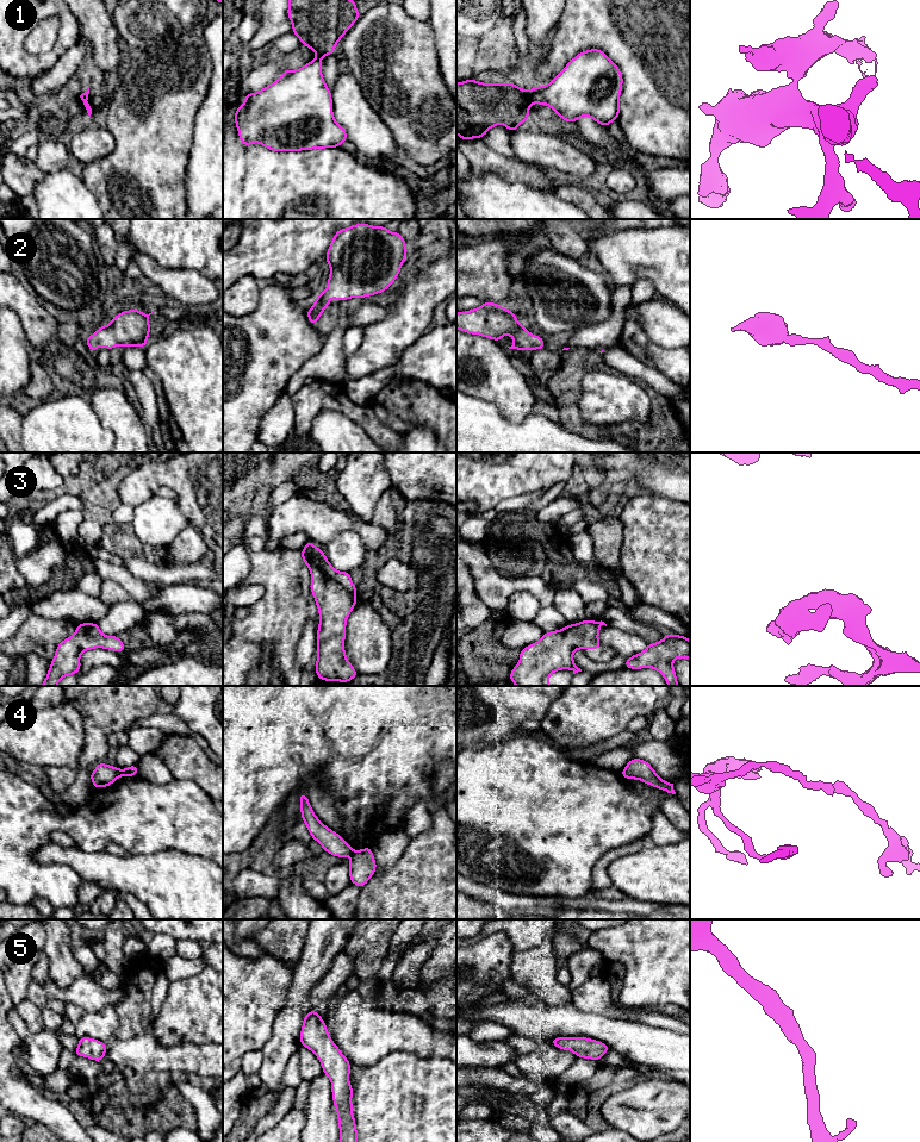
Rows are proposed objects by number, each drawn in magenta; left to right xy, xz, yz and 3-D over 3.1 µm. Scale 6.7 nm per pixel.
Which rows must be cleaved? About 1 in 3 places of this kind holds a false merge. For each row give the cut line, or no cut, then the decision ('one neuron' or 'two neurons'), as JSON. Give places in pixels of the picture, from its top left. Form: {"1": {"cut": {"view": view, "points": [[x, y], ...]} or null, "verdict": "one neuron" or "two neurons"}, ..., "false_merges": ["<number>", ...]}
{"1": {"cut": {"view": "yz", "points": [[527, 92], [527, 98], [530, 103]]}, "verdict": "two neurons"}, "2": {"cut": null, "verdict": "one neuron"}, "3": {"cut": null, "verdict": "one neuron"}, "4": {"cut": {"view": "xy", "points": [[119, 771], [120, 775]]}, "verdict": "two neurons"}, "5": {"cut": null, "verdict": "one neuron"}, "false_merges": ["1", "4"]}

